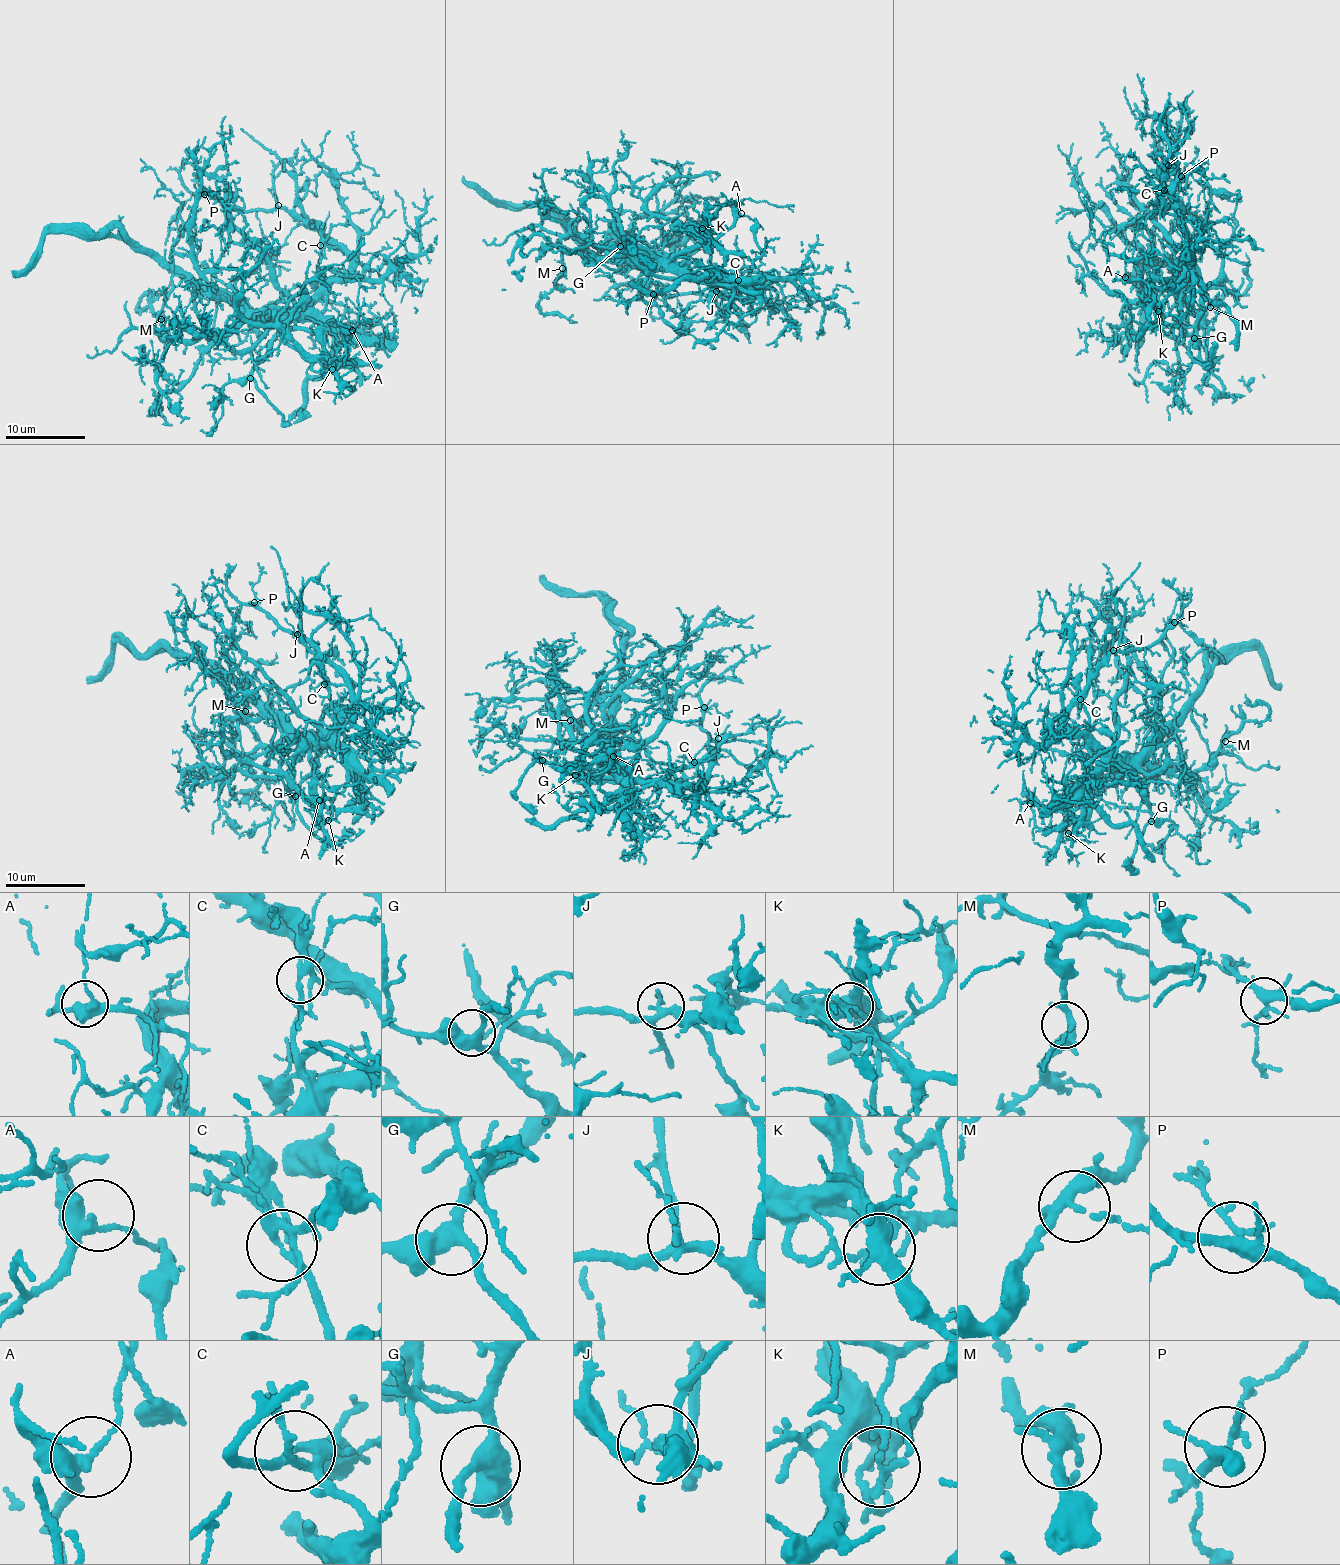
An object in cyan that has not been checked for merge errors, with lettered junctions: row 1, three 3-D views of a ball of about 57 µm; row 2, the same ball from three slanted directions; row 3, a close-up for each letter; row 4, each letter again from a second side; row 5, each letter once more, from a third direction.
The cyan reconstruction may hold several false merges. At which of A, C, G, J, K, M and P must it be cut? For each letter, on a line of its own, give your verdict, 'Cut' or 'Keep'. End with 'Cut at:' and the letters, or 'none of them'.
A: Keep
C: Cut
G: Keep
J: Keep
K: Cut
M: Keep
P: Keep
Cut at: C, K

